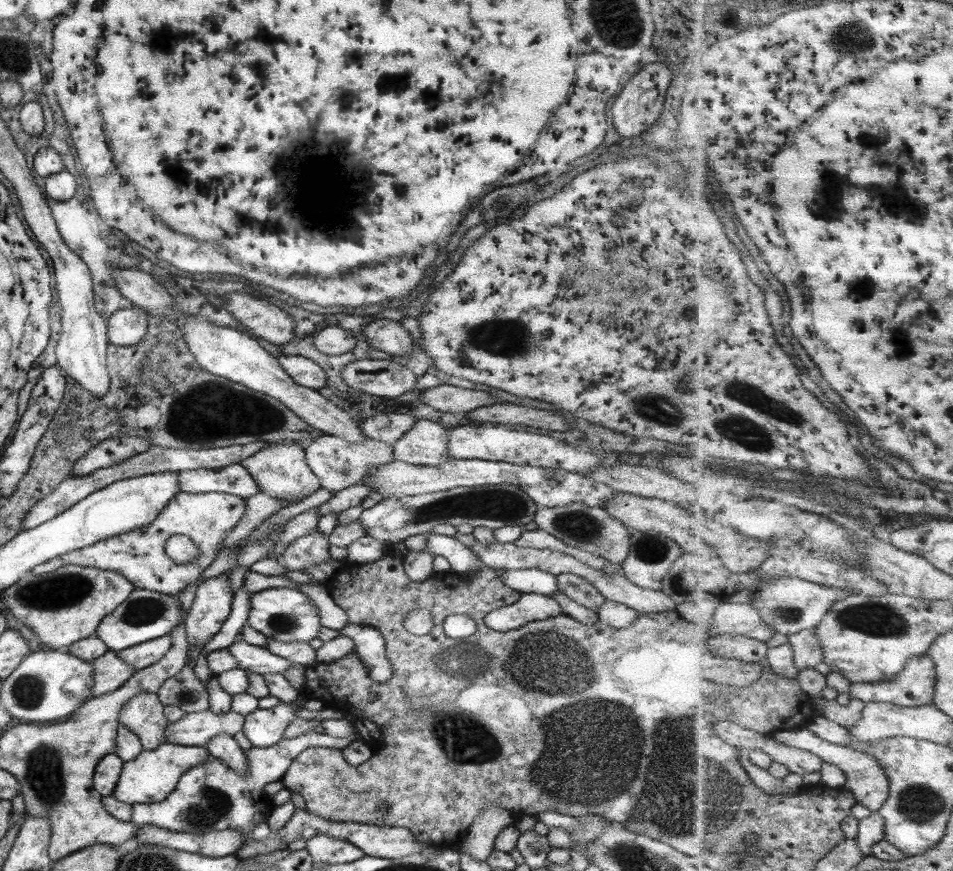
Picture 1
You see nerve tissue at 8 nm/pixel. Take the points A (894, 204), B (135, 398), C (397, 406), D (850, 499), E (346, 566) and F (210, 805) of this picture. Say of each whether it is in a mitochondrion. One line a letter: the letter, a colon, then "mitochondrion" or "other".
A: other
B: other
C: other
D: other
E: other
F: mitochondrion

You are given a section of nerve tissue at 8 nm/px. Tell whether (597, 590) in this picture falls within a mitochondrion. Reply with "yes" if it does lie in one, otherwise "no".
no

